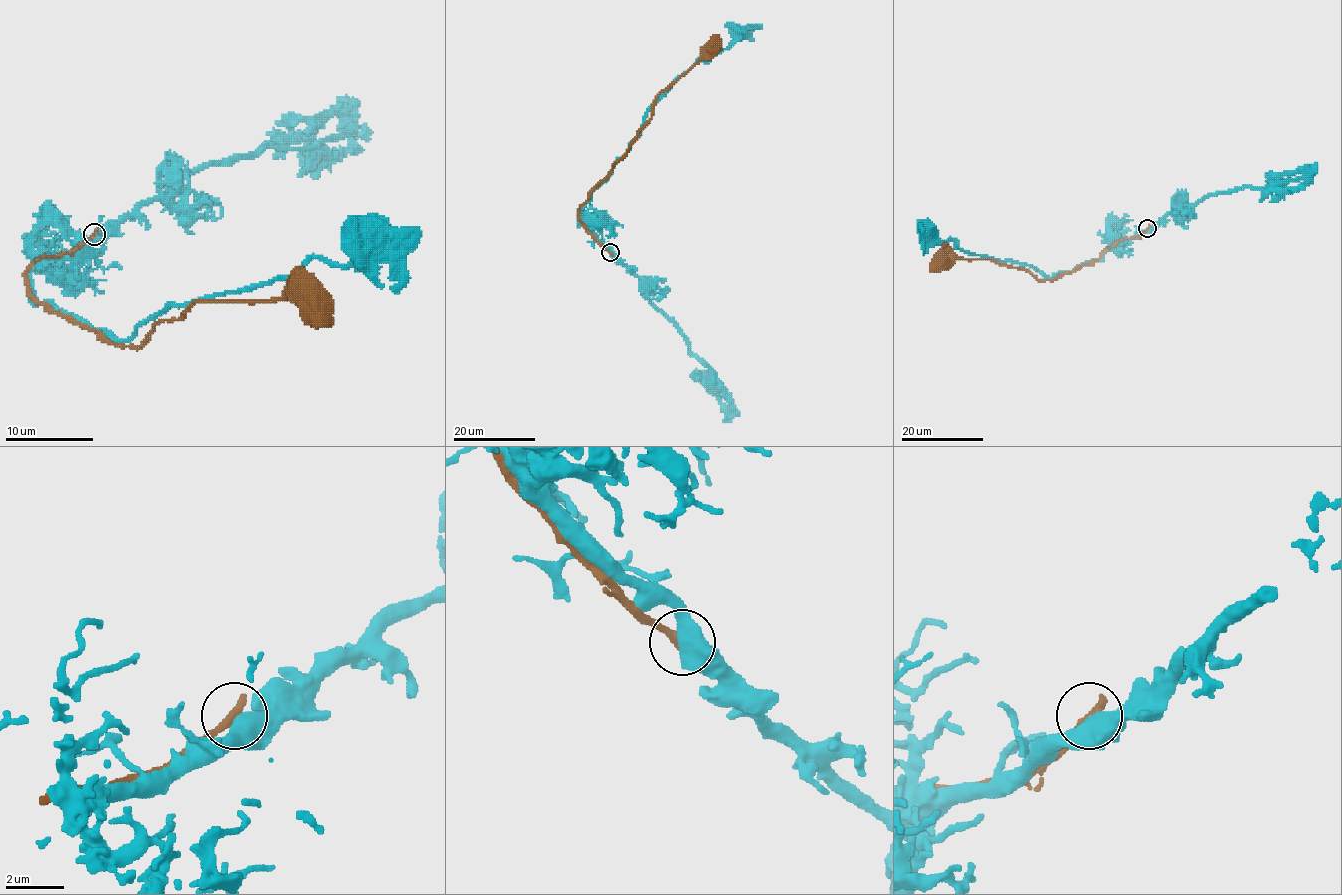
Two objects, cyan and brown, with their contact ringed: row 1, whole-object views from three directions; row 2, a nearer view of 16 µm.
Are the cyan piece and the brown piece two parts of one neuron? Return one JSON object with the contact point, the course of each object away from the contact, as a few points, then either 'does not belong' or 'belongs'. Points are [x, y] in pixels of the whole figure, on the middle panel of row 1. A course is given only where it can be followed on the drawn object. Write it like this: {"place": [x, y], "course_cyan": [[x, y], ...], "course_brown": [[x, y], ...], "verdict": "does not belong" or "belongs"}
{"place": [610, 252], "course_cyan": [[611, 252], [581, 217], [581, 208], [639, 133], [646, 111], [697, 63], [707, 62], [727, 47], [740, 33]], "course_brown": [[611, 252], [579, 218], [579, 208], [651, 117], [658, 95], [713, 47]], "verdict": "does not belong"}

